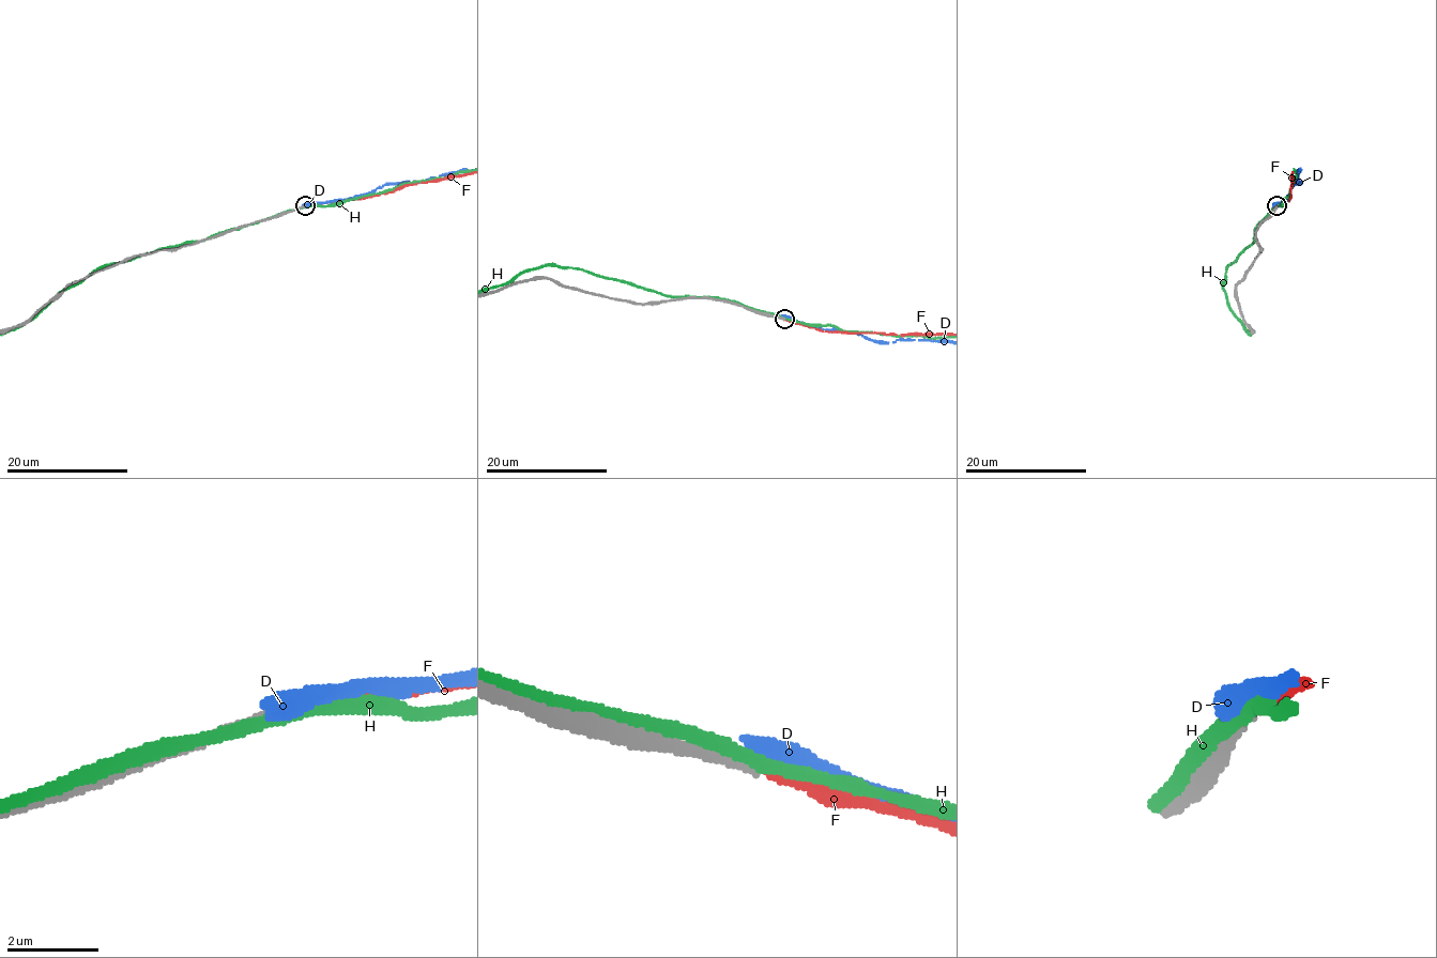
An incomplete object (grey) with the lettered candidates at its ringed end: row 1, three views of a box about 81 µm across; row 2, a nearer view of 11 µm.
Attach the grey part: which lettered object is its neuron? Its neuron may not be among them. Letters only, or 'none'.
F

